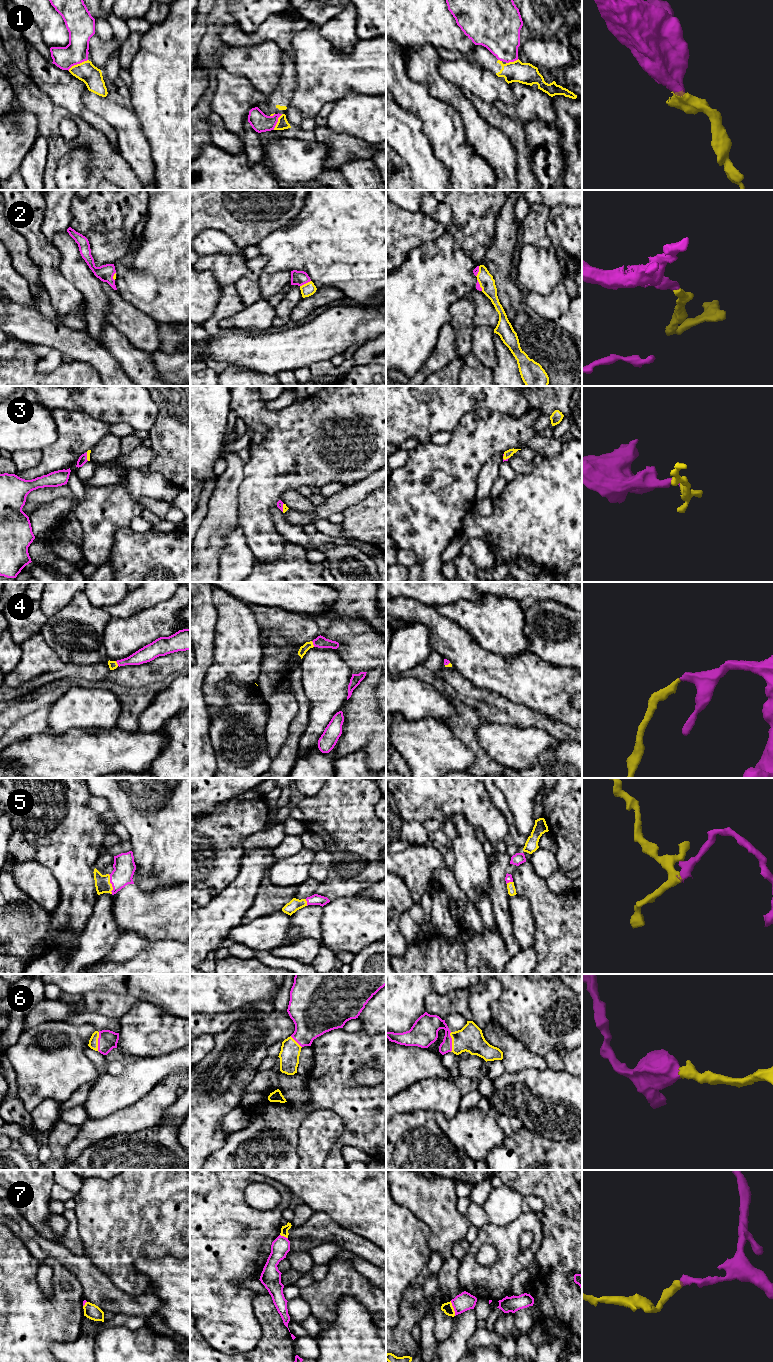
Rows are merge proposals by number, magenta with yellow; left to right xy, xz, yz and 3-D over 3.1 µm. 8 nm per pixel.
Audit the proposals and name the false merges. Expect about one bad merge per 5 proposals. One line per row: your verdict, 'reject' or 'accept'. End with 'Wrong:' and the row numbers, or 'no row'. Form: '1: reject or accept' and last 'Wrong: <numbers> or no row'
1: reject
2: accept
3: accept
4: accept
5: accept
6: accept
7: accept
Wrong: 1

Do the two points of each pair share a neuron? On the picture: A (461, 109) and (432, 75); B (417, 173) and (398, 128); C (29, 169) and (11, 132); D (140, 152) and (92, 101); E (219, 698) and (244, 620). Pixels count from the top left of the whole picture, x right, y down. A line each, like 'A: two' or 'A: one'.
A: one
B: one
C: one
D: one
E: one

